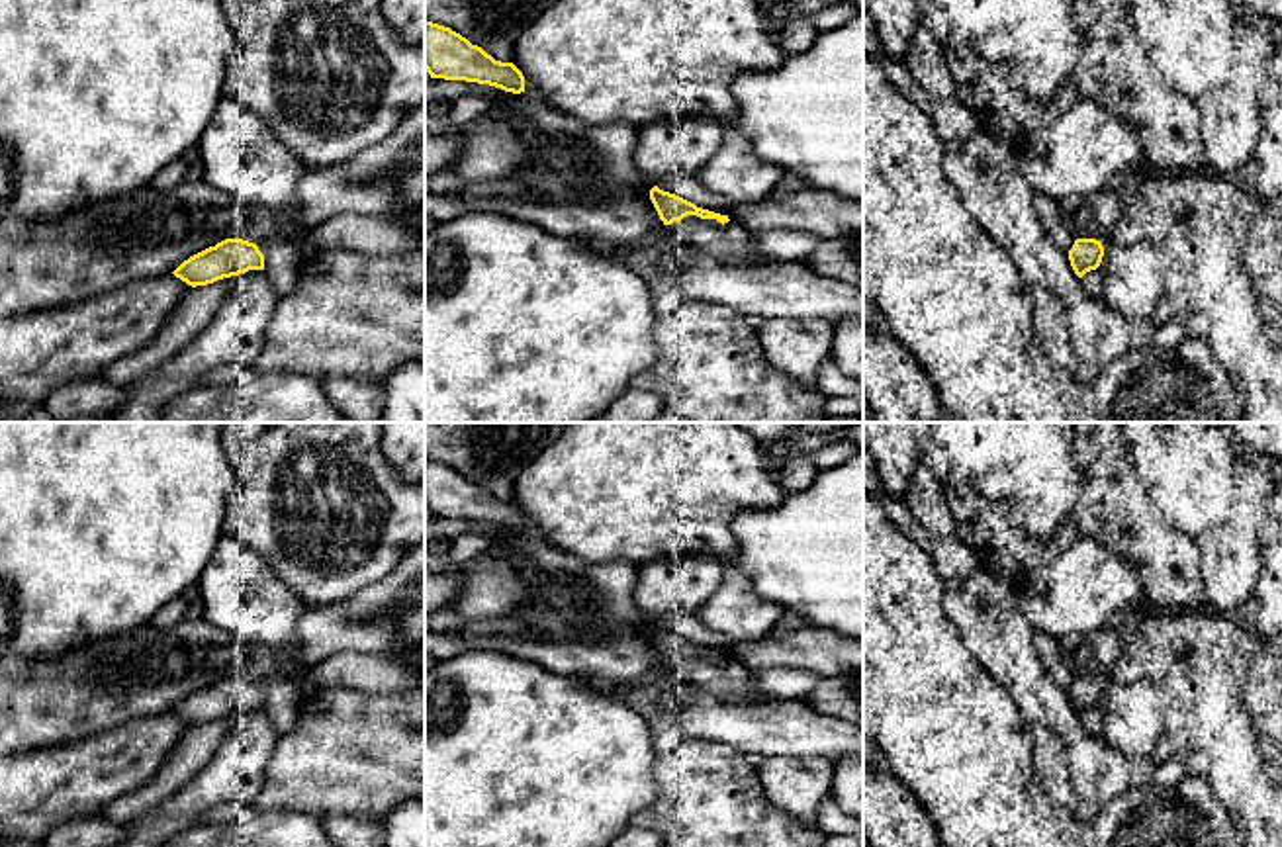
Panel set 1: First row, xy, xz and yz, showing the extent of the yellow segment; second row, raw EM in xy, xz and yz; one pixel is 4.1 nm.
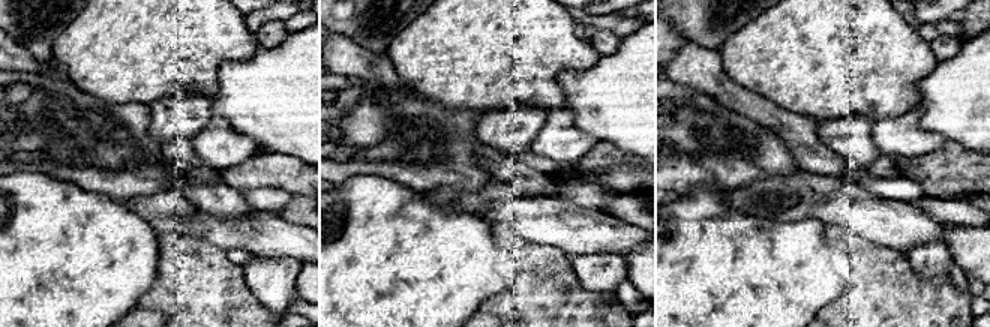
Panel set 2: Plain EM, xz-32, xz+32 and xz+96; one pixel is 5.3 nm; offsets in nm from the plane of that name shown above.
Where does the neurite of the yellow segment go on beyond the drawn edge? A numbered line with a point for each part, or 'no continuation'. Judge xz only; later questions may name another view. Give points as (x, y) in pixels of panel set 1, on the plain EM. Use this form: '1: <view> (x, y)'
1: xz (731, 677)

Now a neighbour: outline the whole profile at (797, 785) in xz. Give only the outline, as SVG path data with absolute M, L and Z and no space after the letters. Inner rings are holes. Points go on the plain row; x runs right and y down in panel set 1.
M767 757L759 767L765 796L793 820L818 827L820 802L832 790L832 763L820 757Z

